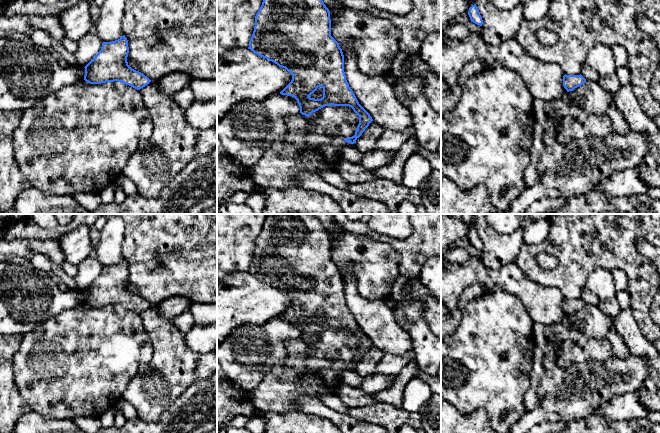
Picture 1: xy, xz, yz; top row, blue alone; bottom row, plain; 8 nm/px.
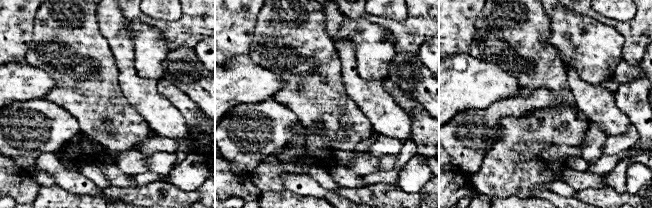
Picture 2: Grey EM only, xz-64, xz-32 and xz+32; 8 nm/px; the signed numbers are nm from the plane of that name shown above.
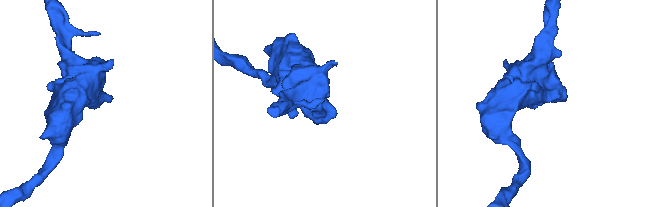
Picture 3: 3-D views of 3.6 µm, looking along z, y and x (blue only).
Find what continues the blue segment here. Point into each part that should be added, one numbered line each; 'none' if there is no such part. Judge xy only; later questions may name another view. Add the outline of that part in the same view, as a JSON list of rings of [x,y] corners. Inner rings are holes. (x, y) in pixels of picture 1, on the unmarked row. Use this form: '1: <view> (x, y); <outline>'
none

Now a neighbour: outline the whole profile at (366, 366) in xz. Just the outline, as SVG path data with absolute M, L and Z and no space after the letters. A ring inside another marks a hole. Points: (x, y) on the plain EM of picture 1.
M372 345L362 359L357 362L356 369L361 377L377 374L376 365L381 362L384 353Z

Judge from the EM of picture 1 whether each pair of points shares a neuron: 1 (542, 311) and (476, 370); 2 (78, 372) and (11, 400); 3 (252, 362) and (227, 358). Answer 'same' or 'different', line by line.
1: different
2: different
3: same

